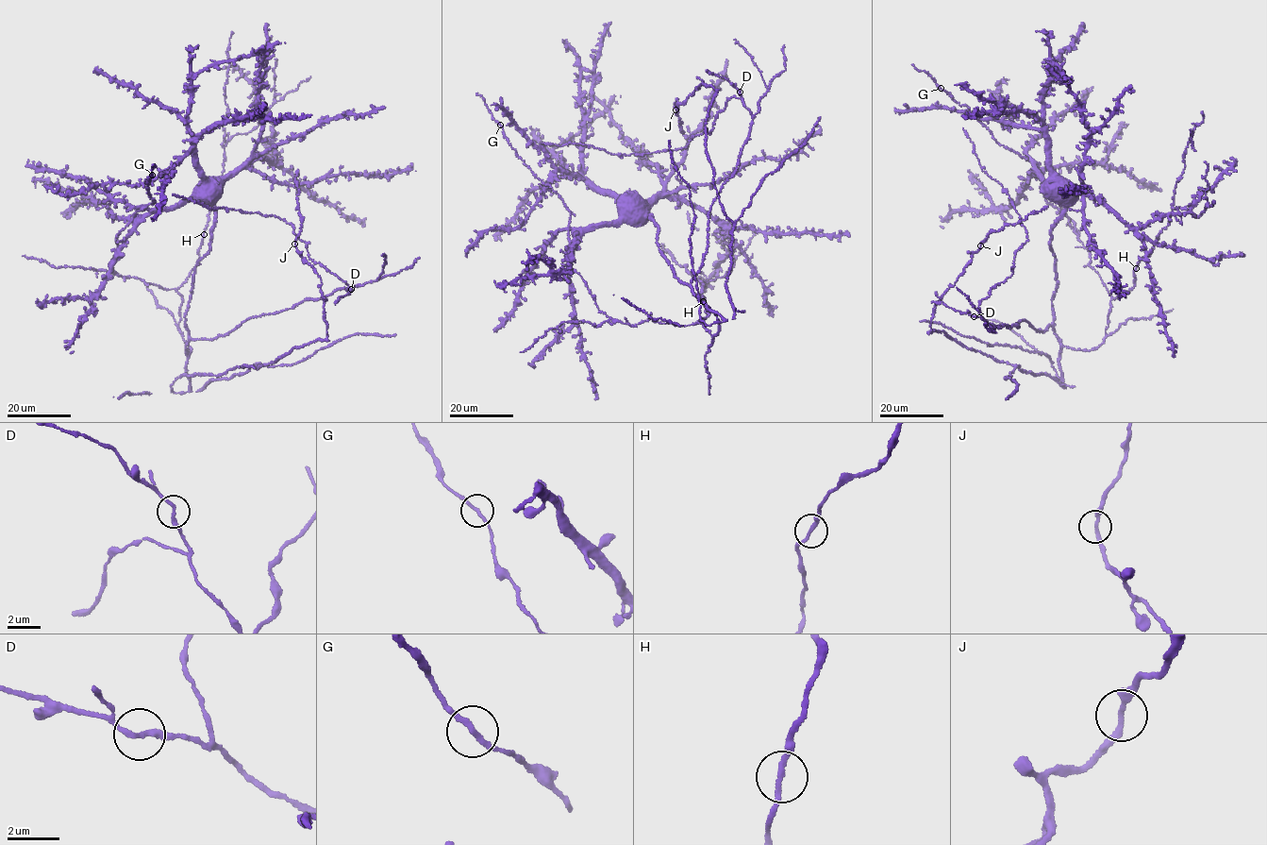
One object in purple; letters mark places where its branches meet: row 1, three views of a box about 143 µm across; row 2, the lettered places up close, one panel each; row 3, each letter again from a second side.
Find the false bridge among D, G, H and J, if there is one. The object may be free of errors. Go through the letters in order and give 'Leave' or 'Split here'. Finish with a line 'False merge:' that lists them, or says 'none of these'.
D: Leave
G: Leave
H: Leave
J: Leave
False merge: none of these

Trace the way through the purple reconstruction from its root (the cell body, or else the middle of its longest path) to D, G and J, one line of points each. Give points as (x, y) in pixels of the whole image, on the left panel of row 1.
D: (204, 202), (215, 216), (210, 251), (193, 275), (191, 339), (351, 289)
G: (204, 202), (184, 202), (134, 219), (132, 216), (134, 211), (156, 201), (146, 188), (152, 175)
J: (204, 202), (215, 216), (185, 315), (191, 391), (326, 337), (321, 280), (294, 244)

